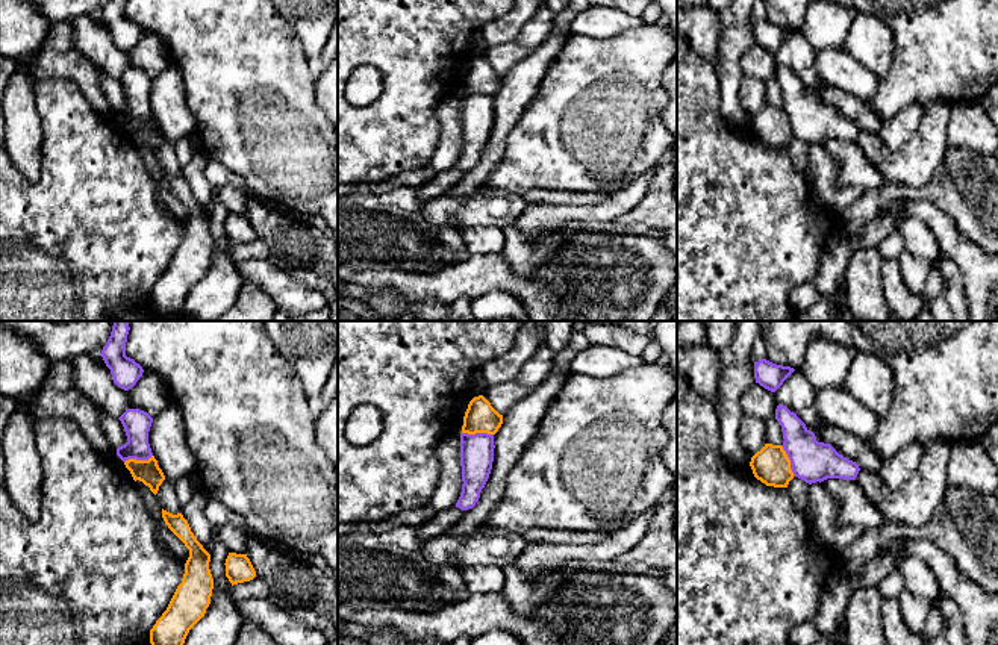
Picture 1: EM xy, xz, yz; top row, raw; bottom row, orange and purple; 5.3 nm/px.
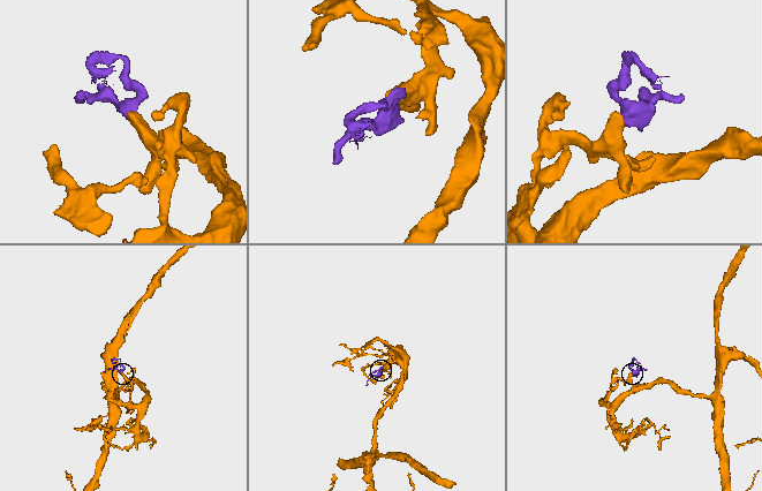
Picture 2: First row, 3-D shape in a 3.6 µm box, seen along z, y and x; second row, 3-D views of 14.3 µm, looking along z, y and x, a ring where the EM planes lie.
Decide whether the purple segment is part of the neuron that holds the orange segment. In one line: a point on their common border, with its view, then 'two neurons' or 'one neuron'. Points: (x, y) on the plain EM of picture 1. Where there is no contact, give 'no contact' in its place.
xz (477, 93) | two neurons

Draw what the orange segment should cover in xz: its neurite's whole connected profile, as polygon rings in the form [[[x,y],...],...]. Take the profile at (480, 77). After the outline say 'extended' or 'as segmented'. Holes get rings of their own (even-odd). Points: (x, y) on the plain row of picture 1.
[[[479,56],[474,58],[468,65],[463,77],[462,94],[495,95],[501,85],[503,76],[500,76],[483,56]]] | as segmented

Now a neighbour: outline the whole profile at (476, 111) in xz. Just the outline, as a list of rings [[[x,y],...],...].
[[[460,92],[462,153],[456,164],[460,171],[476,167],[494,123],[494,95]]]

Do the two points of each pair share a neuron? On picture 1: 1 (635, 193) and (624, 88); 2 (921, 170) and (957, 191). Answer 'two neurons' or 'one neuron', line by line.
1: two neurons
2: two neurons

